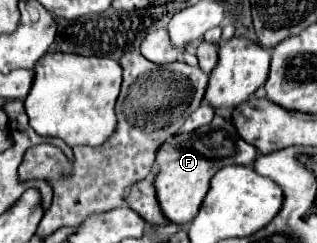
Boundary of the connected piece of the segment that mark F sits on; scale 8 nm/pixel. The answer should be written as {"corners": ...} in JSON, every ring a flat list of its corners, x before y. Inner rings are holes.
{"corners":[[214,115,210,125,204,125,192,133,174,135,172,139,164,141,156,153,152,179,164,219,176,219,178,223,190,221,196,209,200,209,200,203,208,191,210,177,226,165,252,165,256,155,256,147,244,143,232,123,220,115]]}

